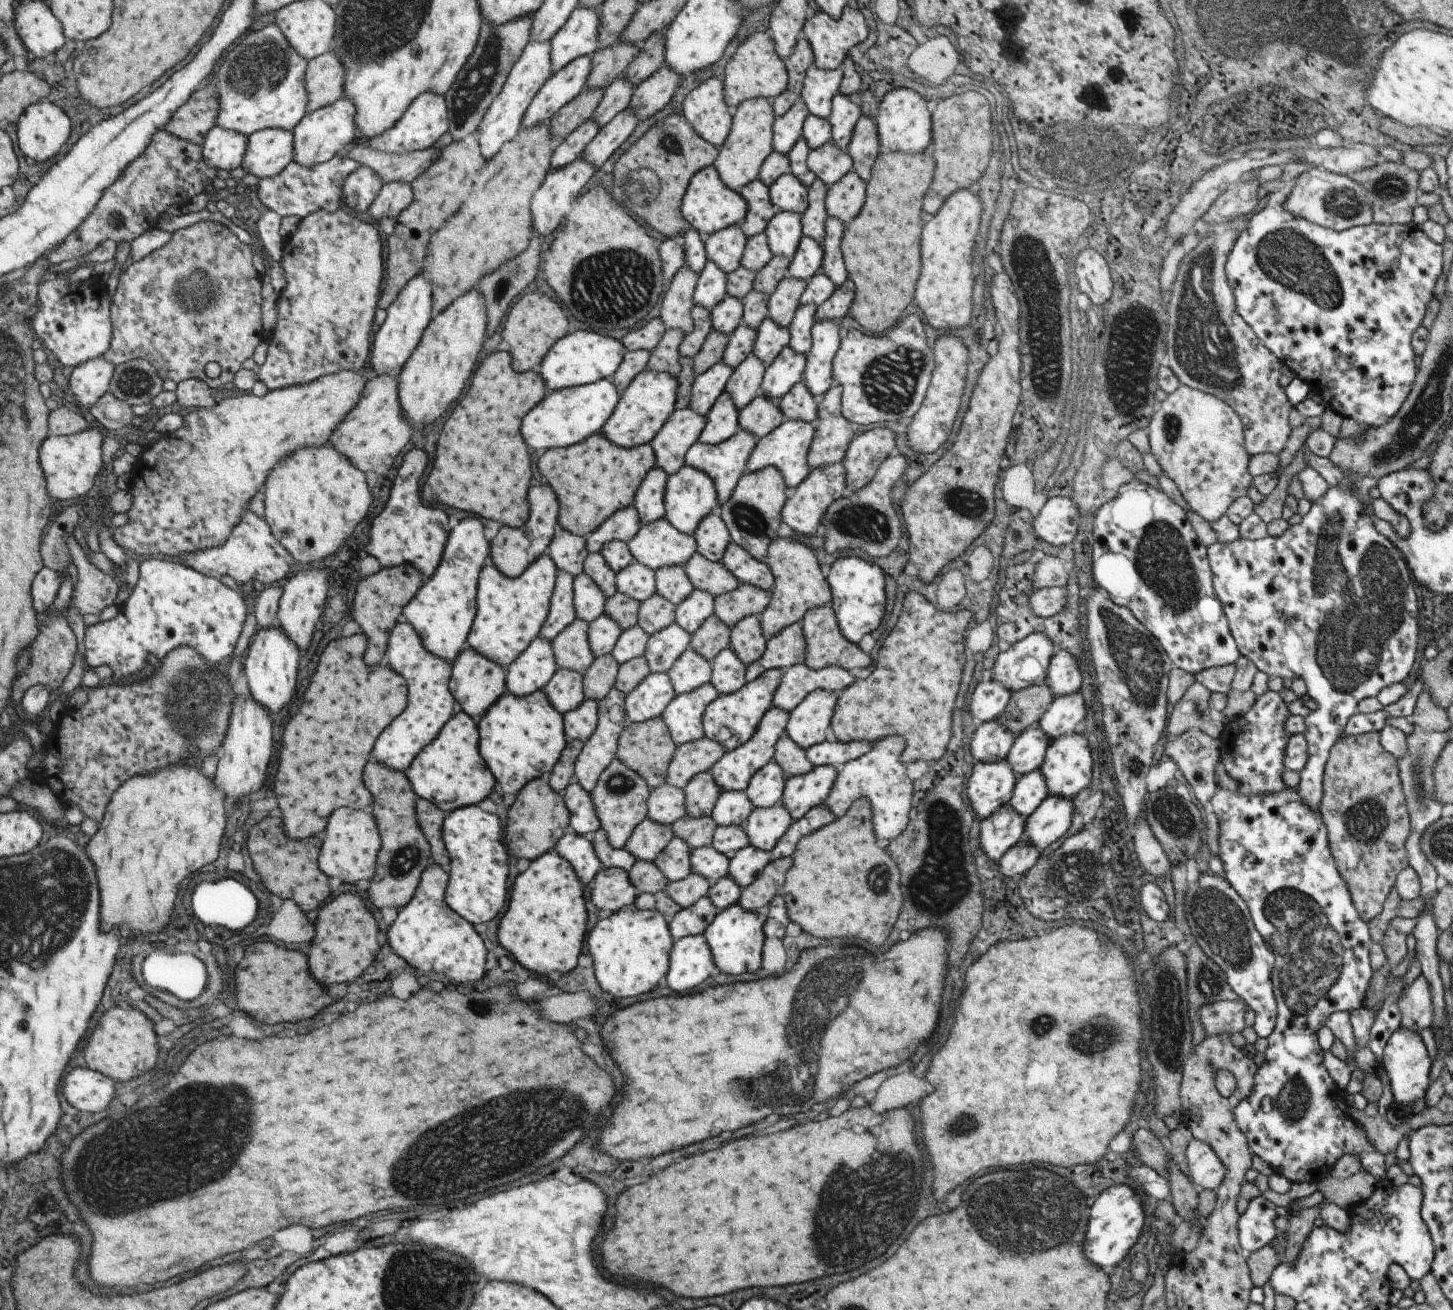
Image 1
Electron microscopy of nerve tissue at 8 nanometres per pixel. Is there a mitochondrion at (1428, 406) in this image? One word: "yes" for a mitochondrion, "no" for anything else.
yes

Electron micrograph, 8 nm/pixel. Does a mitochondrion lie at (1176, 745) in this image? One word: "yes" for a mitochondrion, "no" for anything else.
no

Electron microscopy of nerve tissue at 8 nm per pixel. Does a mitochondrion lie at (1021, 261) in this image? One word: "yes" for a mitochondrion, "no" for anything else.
yes

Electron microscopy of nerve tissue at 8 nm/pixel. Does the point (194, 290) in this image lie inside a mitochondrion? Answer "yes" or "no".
yes

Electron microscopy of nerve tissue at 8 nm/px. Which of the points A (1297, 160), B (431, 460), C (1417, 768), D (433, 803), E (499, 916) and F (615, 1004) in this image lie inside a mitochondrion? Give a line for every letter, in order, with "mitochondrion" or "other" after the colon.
A: other
B: other
C: mitochondrion
D: other
E: other
F: other

